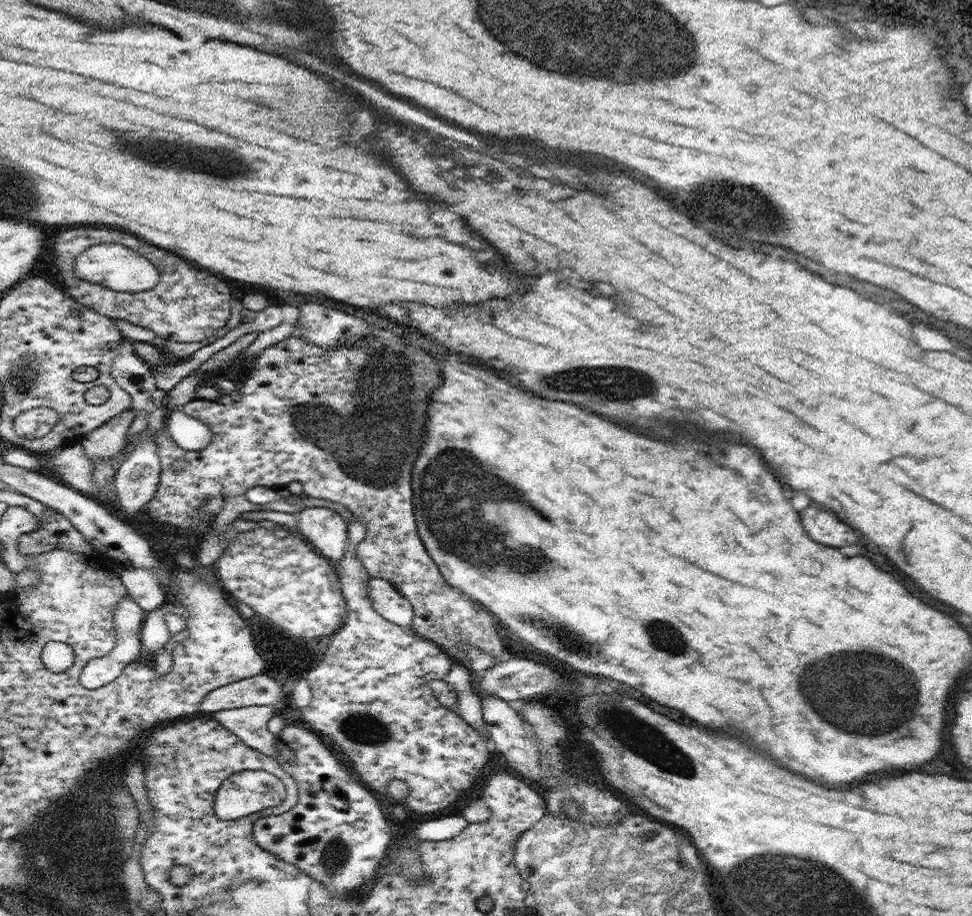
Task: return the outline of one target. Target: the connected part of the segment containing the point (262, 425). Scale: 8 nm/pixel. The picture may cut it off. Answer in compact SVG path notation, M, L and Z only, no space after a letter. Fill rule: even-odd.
M289 336L287 340L263 350L253 364L255 368L251 378L243 382L239 400L233 400L233 404L225 406L195 398L181 408L187 416L201 420L209 428L211 442L205 450L185 452L177 448L167 428L157 432L155 450L161 462L159 492L141 512L161 526L203 534L211 526L205 510L201 510L205 500L215 496L223 500L227 496L245 496L253 486L275 490L287 488L291 482L301 482L305 498L339 502L367 526L367 536L357 544L357 560L371 578L385 578L413 606L413 624L409 630L427 638L429 642L435 642L451 660L465 666L469 664L469 656L459 650L459 644L477 646L477 650L499 658L503 646L495 634L491 612L443 580L417 532L409 480L419 452L417 444L421 444L425 436L423 426L427 420L431 390L441 382L437 360L421 350L407 352L405 358L403 344L389 348L389 342L383 338L353 344L351 348L321 350L299 336ZM175 460L183 460L185 466L181 470L173 470L171 464Z

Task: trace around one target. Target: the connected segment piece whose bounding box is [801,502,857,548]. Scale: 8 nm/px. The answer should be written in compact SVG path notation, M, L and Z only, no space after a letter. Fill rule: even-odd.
M811 502L801 512L801 524L813 542L819 542L825 546L841 548L857 540L849 526L839 522L831 510L819 508L815 502Z

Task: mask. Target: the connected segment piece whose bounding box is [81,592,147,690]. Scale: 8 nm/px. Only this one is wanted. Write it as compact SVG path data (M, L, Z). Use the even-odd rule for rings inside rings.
M129 592L129 598L125 596L123 600L119 600L117 610L115 610L115 626L119 626L117 646L115 646L115 650L109 656L97 658L95 662L87 664L87 668L83 670L83 676L81 676L83 686L87 686L89 690L105 688L111 682L117 682L125 674L127 666L131 666L133 662L137 662L137 658L141 656L141 650L145 646L143 638L141 638L141 632L143 632L143 626L145 626L145 618L147 618L147 610L135 600L135 596L131 596L131 592Z

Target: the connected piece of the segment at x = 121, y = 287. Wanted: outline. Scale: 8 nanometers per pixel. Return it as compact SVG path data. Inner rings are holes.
M97 244L89 248L87 252L79 254L75 262L75 278L87 284L101 284L101 286L113 288L117 292L139 294L139 292L147 292L159 286L159 268L157 264L151 264L149 258L121 244Z

